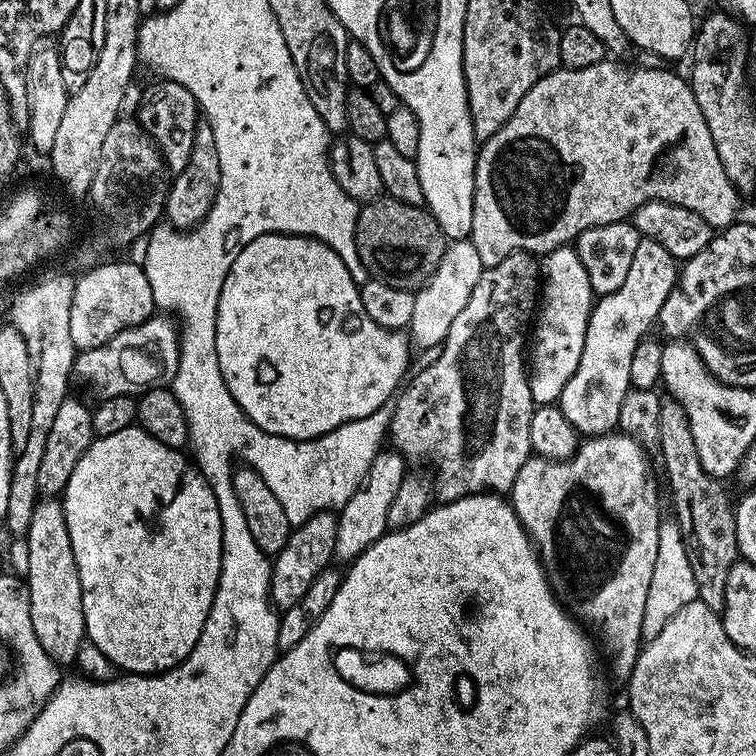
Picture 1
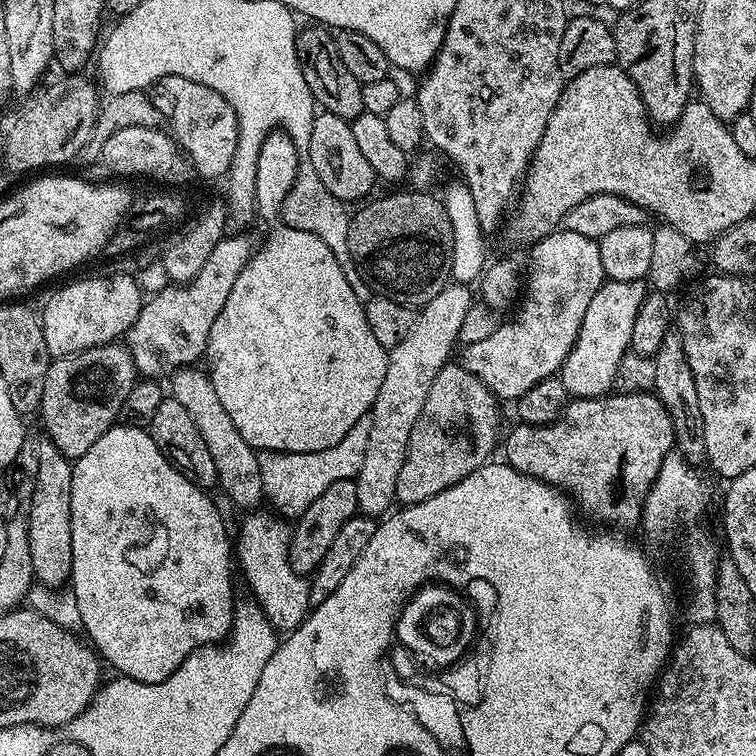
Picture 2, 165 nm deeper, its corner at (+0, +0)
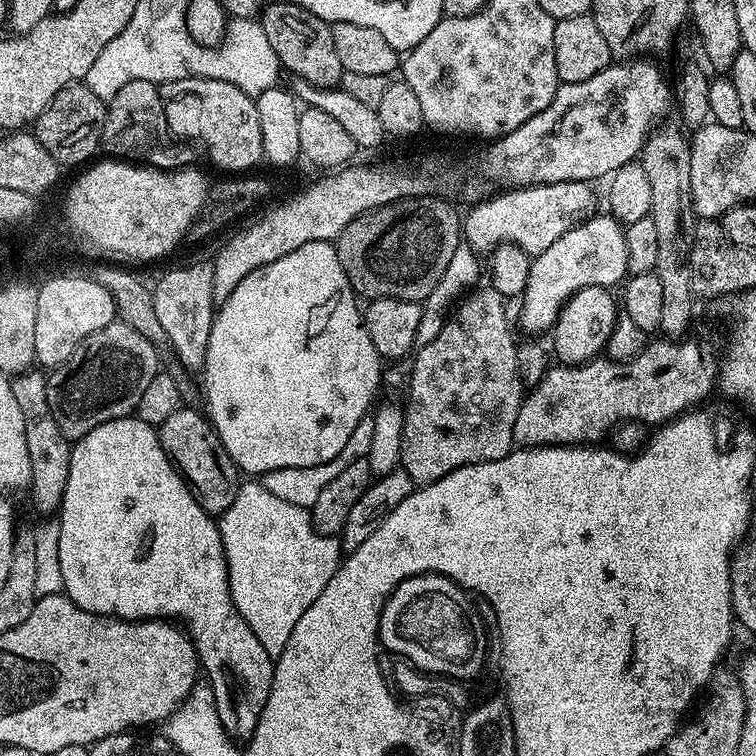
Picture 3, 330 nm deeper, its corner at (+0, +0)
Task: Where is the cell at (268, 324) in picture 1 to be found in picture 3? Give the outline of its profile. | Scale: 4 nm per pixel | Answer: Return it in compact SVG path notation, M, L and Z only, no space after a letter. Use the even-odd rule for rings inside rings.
M306 242L306 246L298 246L298 250L286 254L286 258L278 258L278 262L270 262L242 278L238 286L234 286L234 294L219 305L216 320L210 330L210 342L206 346L206 358L202 369L204 376L204 396L208 399L206 415L211 420L222 446L226 446L226 454L235 462L241 473L257 472L263 474L270 470L283 468L317 468L320 464L330 462L350 442L350 434L358 427L362 417L369 415L373 407L372 399L380 388L380 364L382 358L378 350L374 350L374 342L370 342L370 334L366 334L366 326L358 303L356 291L346 278L346 270L342 270L342 262L338 262L335 243Z

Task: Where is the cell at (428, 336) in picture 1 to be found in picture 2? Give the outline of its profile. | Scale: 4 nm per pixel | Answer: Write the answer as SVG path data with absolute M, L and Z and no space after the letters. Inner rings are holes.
M449 282L430 298L430 302L422 305L416 312L414 326L410 326L410 334L388 353L386 378L382 378L382 390L378 390L370 413L372 421L366 458L362 461L362 470L354 478L358 509L363 515L383 517L389 511L387 508L397 503L398 473L402 470L402 462L406 462L414 422L418 422L418 414L422 414L422 406L426 406L426 394L430 394L434 378L449 363L451 356L448 355L472 312L472 291L467 284Z

